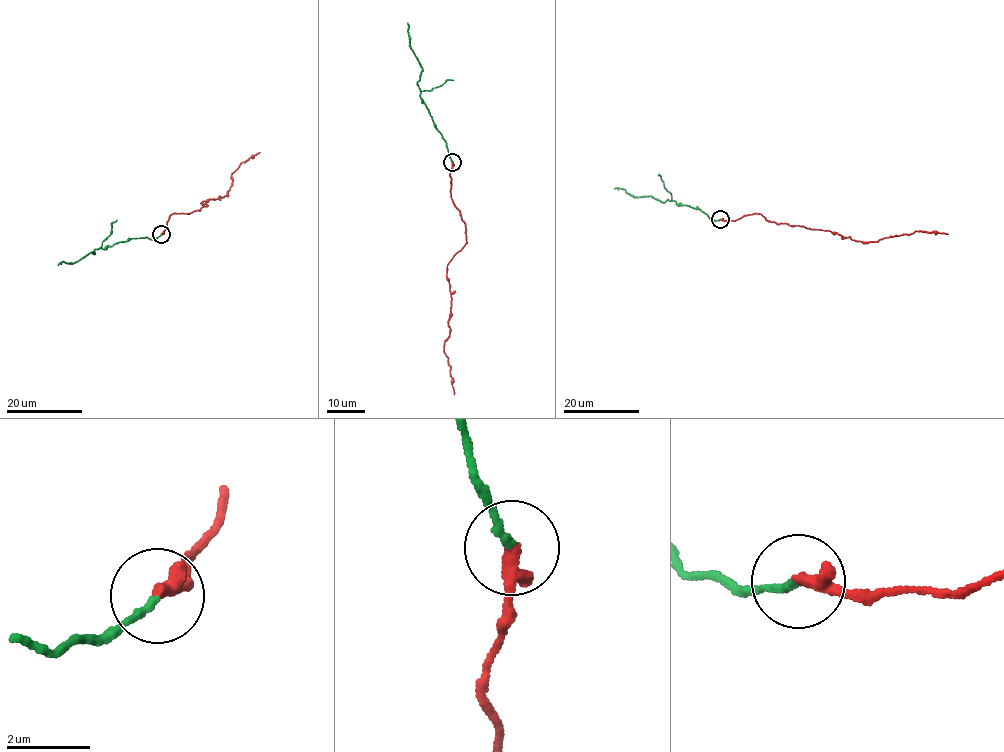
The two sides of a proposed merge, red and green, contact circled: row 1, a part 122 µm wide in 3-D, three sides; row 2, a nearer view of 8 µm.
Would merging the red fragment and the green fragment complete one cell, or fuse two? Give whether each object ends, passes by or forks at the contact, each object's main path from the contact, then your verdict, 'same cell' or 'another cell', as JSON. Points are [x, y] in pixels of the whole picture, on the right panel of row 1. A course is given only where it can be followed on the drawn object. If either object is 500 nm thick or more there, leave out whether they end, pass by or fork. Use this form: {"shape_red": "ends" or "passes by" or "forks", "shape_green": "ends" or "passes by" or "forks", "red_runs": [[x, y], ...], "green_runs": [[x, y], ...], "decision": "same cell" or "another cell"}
{"shape_red": "ends", "shape_green": "ends", "red_runs": [[720, 219], [735, 221], [760, 214], [776, 223], [804, 226], [869, 243], [916, 230], [948, 234]], "green_runs": [[720, 219], [709, 218], [699, 209], [668, 199], [662, 202], [649, 196], [635, 197], [624, 189], [614, 188]], "decision": "same cell"}

